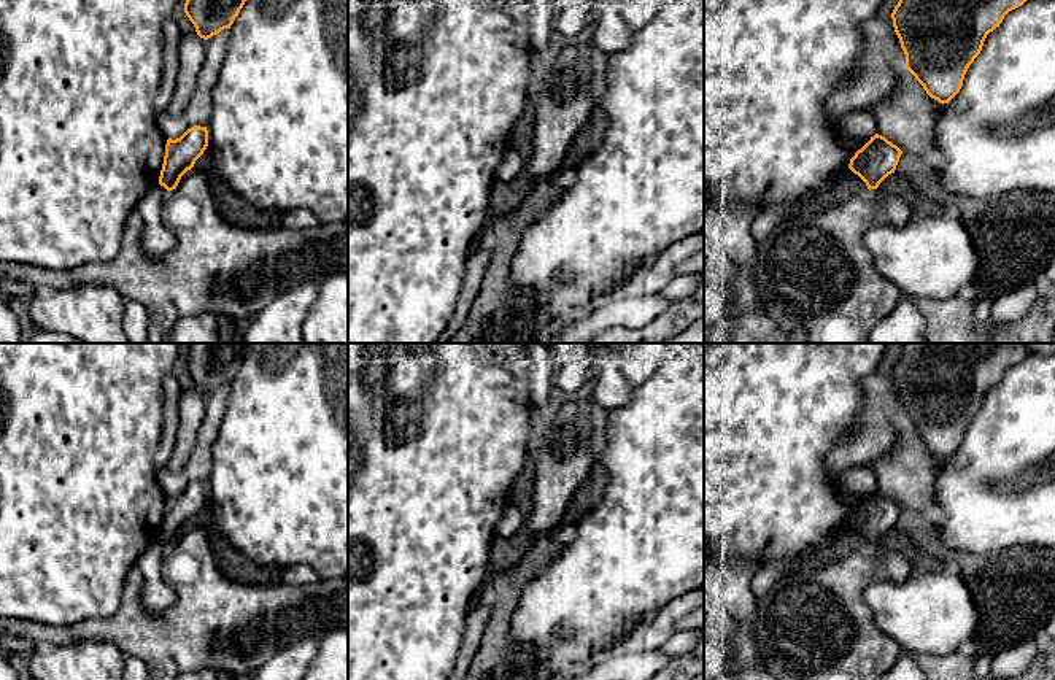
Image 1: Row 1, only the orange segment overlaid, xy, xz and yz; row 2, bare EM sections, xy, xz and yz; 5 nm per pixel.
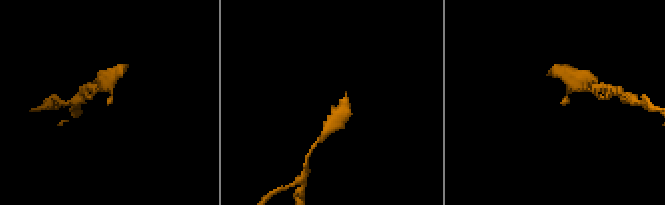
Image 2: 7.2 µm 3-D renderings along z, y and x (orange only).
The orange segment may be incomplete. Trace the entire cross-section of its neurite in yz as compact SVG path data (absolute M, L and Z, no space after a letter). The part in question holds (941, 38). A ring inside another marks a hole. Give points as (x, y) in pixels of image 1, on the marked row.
M899 0L893 27L906 54L906 68L939 103L949 103L961 89L964 75L980 54L984 41L1004 16L1026 0Z

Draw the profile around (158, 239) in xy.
M157 183L135 208L143 219L141 248L151 257L159 257L176 245L176 237L162 214L168 194L170 191Z

